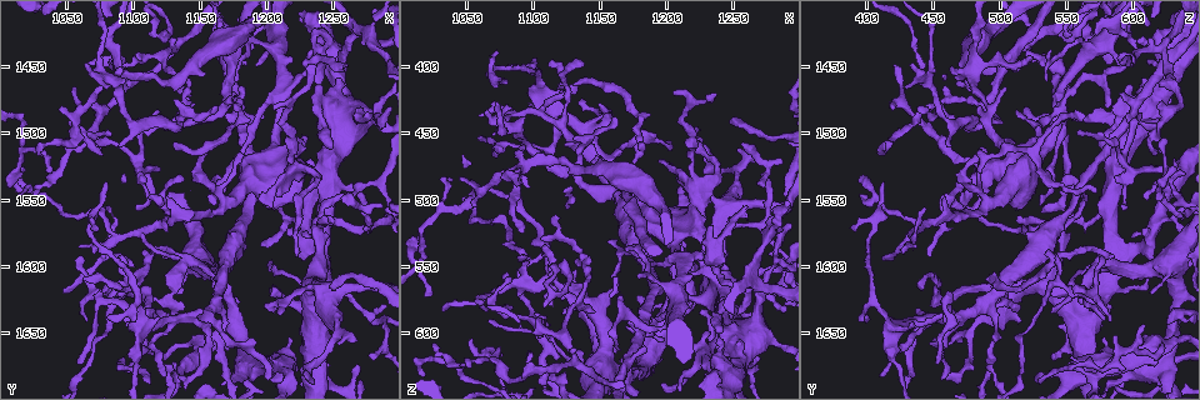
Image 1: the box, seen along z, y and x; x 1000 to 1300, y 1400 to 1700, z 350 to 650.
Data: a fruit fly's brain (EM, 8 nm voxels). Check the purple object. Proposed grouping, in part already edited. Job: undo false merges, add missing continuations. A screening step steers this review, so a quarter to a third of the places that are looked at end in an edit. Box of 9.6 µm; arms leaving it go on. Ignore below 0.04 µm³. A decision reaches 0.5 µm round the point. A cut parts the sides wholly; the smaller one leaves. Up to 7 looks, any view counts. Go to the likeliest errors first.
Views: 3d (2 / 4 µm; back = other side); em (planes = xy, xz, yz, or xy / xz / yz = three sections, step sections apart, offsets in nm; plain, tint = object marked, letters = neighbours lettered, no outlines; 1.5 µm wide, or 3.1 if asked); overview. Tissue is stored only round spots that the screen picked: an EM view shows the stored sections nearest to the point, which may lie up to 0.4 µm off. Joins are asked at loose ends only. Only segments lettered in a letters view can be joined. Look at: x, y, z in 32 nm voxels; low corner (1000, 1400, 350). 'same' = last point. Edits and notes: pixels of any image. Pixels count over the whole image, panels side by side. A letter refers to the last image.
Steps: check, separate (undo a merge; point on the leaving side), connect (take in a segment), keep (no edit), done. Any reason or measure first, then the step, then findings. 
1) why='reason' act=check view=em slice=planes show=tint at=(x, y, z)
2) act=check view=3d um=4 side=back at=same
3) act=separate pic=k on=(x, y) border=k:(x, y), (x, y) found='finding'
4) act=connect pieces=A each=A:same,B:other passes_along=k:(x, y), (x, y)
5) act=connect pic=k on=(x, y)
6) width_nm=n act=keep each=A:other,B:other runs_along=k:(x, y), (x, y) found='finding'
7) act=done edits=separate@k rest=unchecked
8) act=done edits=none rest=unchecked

why='tapers out' act=check view=em slice=planes show=letters at=(1258, 1448, 506)

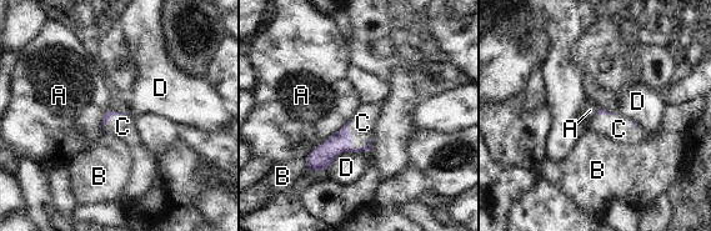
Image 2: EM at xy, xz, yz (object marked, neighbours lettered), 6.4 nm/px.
longest_contact=A:400nm act=connect pieces=C each=A:other,B:other,C:same,D:other found='the neuron continues'

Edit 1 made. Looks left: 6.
act=check view=overview

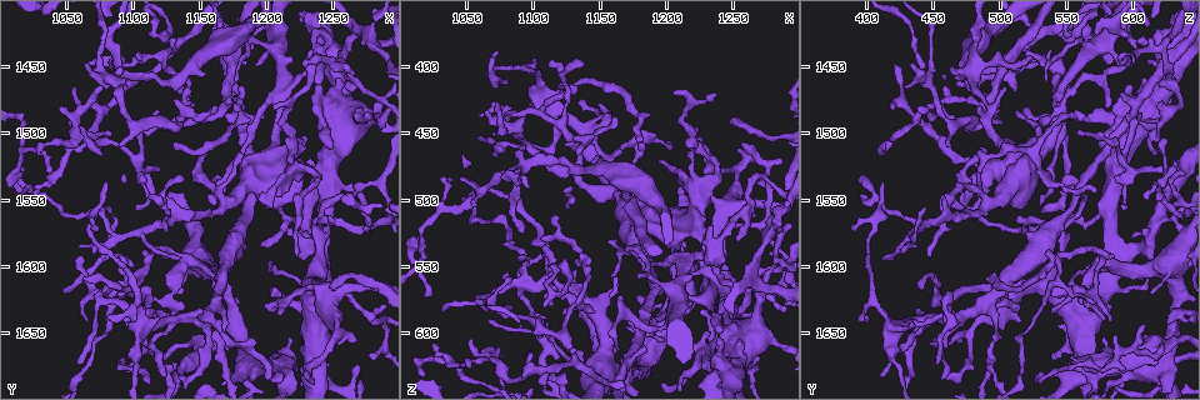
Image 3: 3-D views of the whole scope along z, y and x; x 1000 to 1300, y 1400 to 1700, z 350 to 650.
why='an open end' act=check view=3d um=2 side=back at=(1090, 1508, 460)

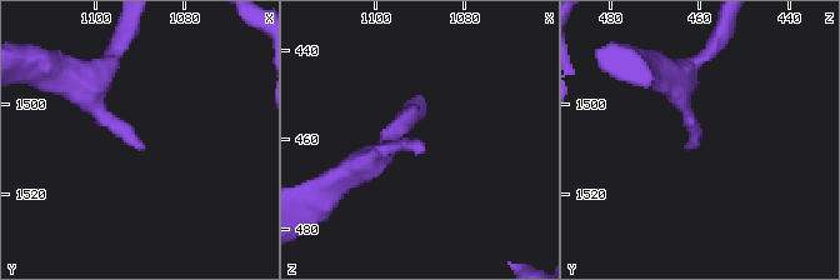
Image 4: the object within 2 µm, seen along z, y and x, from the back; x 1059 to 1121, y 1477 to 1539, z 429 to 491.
act=check view=em slice=planes show=letters at=(1090, 1508, 461)

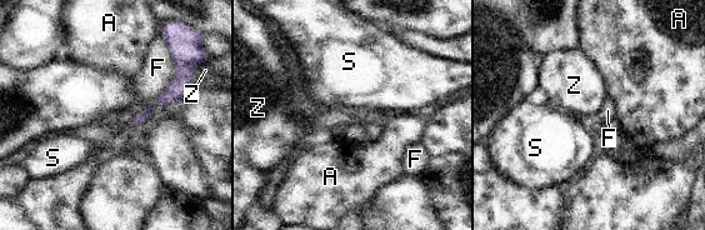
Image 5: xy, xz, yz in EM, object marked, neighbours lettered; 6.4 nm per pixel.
act=keep each=A:other,F:other,S:other,Z:other runs_along=5:(171, 48), (181, 81), (135, 121) found='no lettered segment goes on from it'

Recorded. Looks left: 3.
why='an open end' act=check view=3d um=4 at=(1216, 1572, 610)

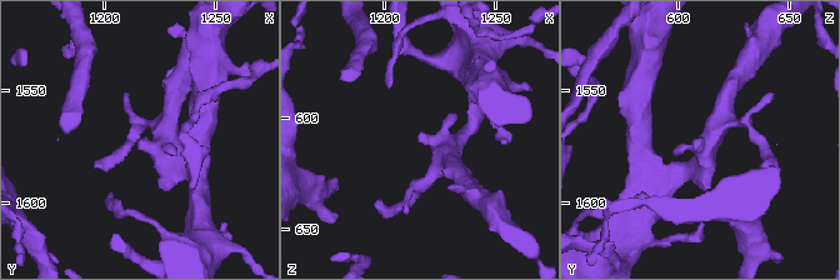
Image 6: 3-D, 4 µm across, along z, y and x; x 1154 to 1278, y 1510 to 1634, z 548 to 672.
arm_widths_nm=220,280 why='need the tissue' act=check view=em slice=planes show=plain at=(1214, 1572, 610)

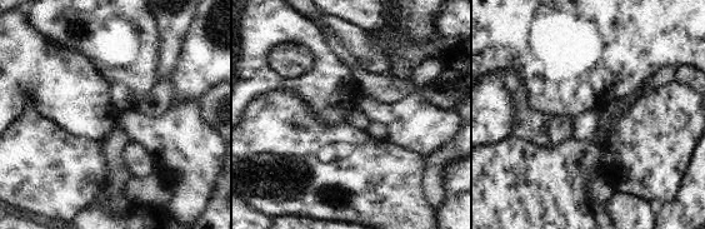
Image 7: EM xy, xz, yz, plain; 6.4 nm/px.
why='see the neighbours' act=check view=em slice=planes show=letters at=same

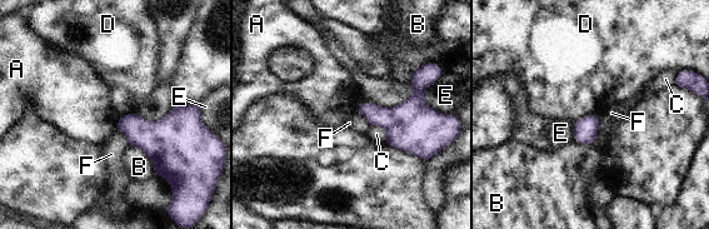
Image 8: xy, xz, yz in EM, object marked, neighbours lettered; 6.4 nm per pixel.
act=keep each=A:other,B:other,C:other,D:other,E:other,F:other border=8:(119, 117), (115, 127) found='no lettered segment goes on from it'

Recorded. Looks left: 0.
act=done edits=connect@2 rest=unchecked

